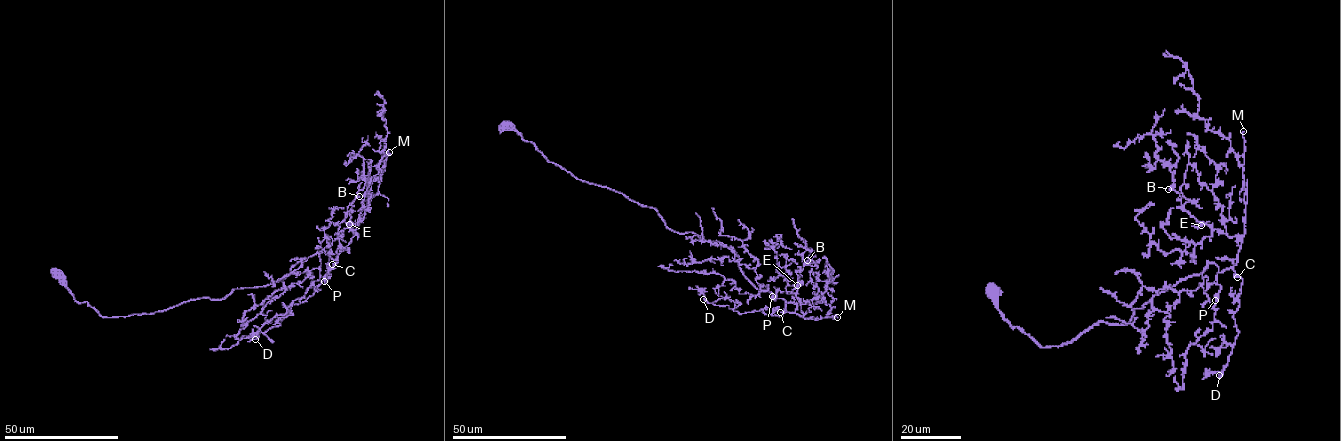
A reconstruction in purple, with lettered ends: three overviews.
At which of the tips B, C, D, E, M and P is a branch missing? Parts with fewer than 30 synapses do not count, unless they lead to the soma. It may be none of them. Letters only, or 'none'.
D, M

